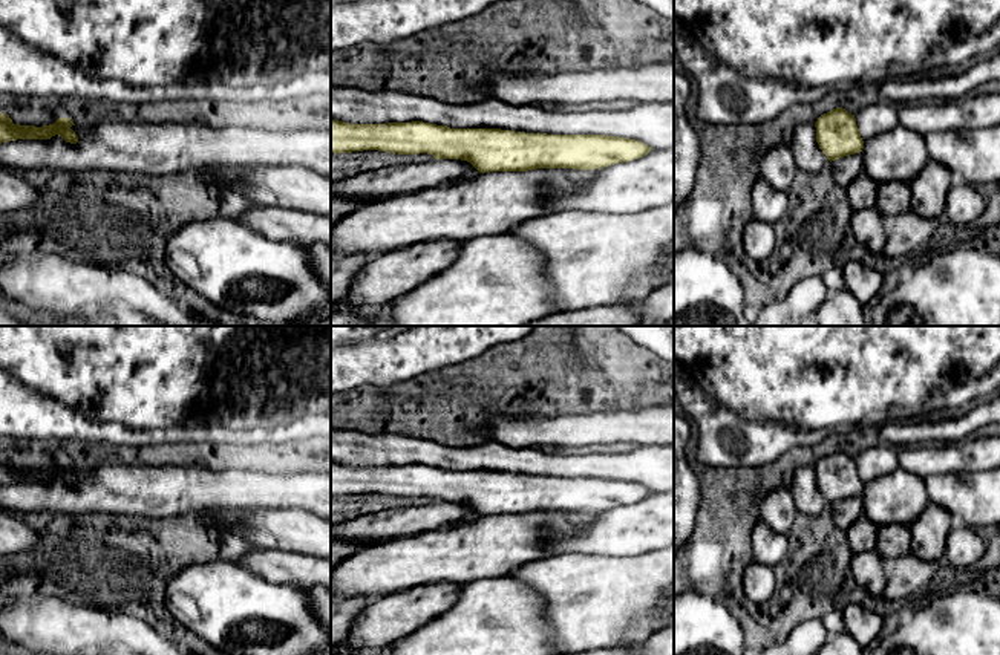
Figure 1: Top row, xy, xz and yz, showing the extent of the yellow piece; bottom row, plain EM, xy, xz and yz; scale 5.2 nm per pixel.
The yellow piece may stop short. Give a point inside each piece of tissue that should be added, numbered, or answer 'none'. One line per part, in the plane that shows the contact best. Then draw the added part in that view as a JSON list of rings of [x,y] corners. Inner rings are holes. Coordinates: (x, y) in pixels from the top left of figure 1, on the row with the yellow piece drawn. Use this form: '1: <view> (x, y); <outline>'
none

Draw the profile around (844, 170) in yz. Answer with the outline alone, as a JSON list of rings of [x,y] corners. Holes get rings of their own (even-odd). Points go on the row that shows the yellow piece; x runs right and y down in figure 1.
[[[862,152],[832,161],[830,167],[836,184],[847,188],[864,171]]]

